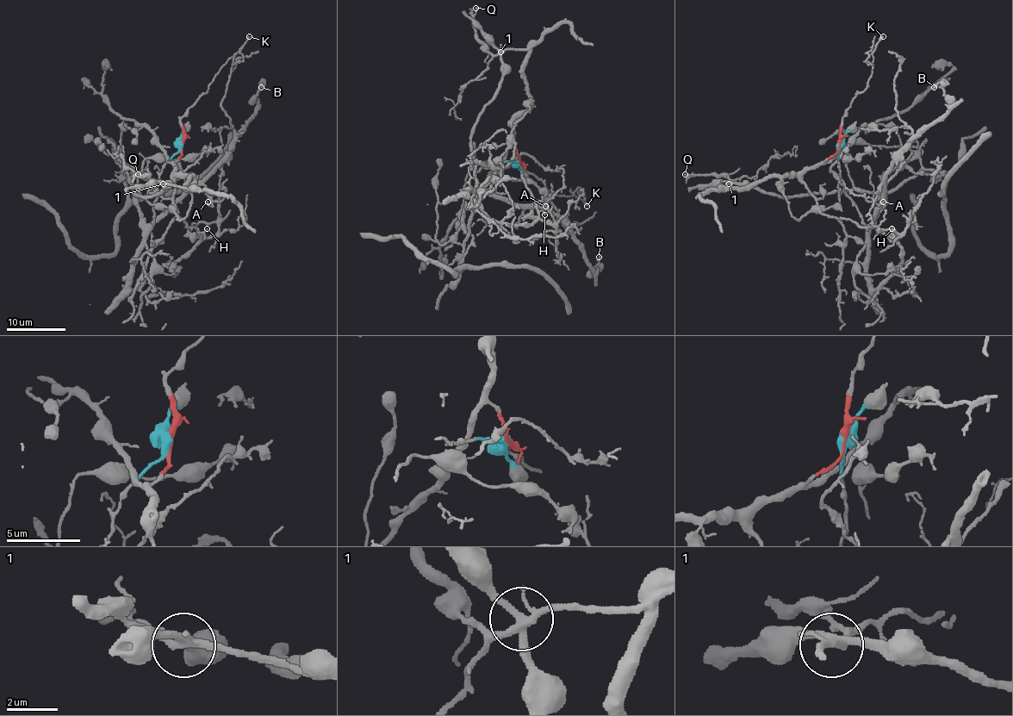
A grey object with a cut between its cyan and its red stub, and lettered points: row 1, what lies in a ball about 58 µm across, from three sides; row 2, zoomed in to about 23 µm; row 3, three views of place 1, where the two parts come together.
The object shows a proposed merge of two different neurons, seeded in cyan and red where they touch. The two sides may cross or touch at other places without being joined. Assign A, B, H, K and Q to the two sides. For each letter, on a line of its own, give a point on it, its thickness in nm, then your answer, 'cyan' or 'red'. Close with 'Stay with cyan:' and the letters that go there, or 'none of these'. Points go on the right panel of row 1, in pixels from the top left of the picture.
A: at (883, 202); 120 nm thick; cyan
B: at (934, 87); 200 nm thick; cyan
H: at (891, 228); 120 nm thick; cyan
K: at (883, 36); 260 nm thick; red
Q: at (685, 174); 130 nm thick; red
Stay with cyan: A, B, H

